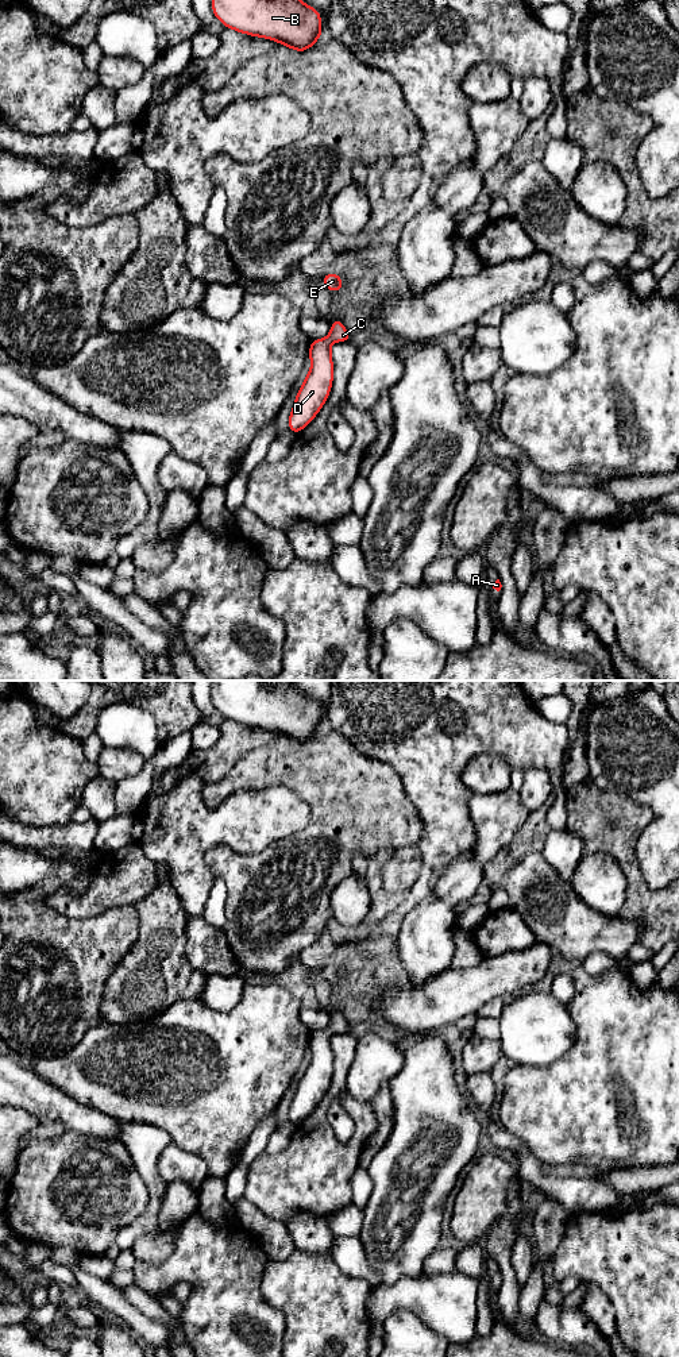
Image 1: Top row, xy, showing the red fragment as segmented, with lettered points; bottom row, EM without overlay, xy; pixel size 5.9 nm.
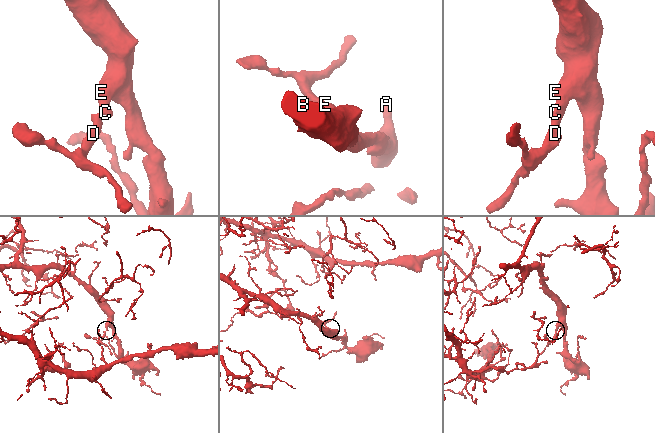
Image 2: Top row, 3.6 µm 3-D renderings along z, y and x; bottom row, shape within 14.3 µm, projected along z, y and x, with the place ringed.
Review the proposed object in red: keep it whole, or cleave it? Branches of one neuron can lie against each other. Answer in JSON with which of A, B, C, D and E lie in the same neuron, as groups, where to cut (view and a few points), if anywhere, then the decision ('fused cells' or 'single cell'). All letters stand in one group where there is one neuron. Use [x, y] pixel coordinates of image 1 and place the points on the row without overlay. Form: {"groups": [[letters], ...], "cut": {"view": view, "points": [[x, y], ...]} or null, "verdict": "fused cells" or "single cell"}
{"groups": [["A", "B", "C", "D", "E"]], "cut": null, "verdict": "single cell"}

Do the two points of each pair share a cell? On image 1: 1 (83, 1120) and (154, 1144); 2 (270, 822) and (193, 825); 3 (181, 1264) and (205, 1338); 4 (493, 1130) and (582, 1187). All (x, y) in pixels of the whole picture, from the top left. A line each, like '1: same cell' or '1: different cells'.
1: different cells
2: same cell
3: same cell
4: same cell

